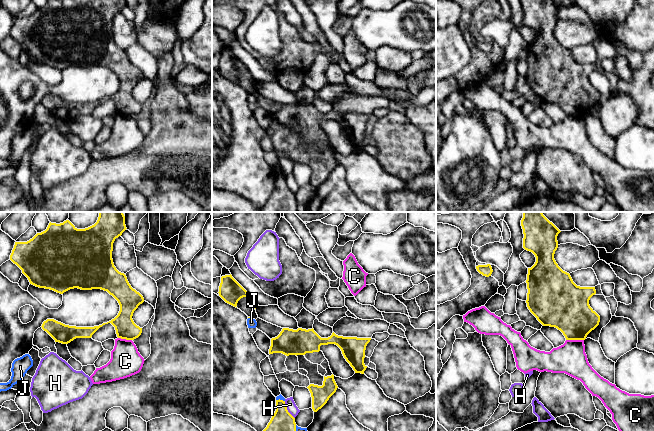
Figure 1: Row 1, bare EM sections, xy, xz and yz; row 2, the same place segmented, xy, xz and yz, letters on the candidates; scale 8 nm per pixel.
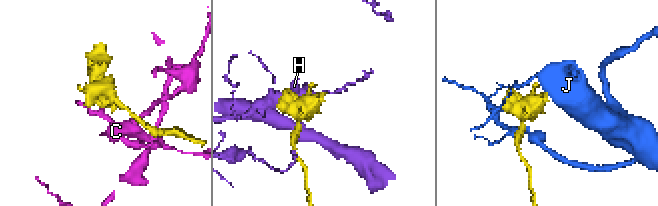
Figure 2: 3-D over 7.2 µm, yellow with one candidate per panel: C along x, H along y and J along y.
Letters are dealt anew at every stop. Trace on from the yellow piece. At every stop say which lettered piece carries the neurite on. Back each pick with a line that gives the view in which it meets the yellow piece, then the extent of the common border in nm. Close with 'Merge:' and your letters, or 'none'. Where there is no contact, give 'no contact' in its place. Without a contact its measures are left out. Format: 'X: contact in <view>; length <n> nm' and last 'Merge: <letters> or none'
Merge: none

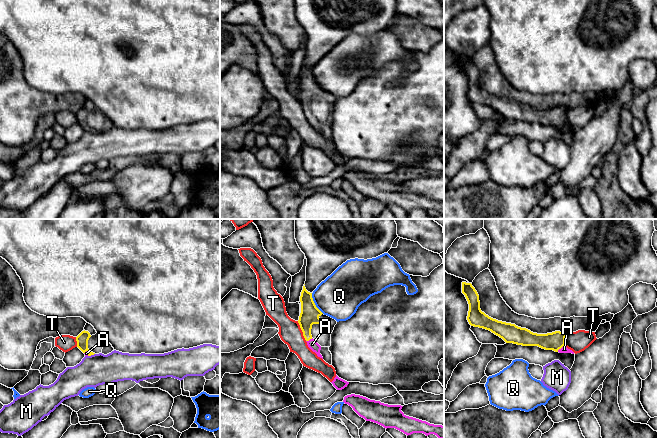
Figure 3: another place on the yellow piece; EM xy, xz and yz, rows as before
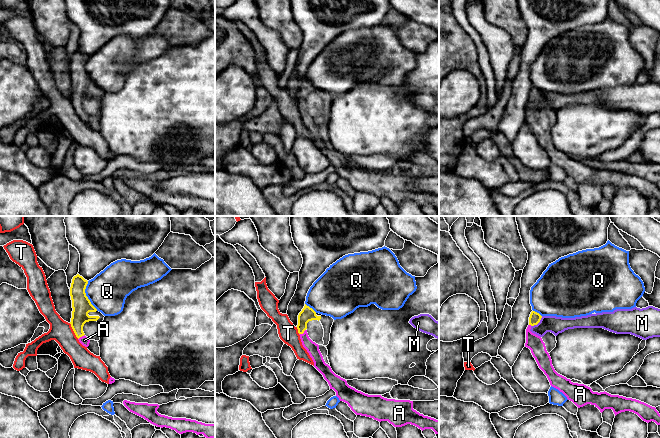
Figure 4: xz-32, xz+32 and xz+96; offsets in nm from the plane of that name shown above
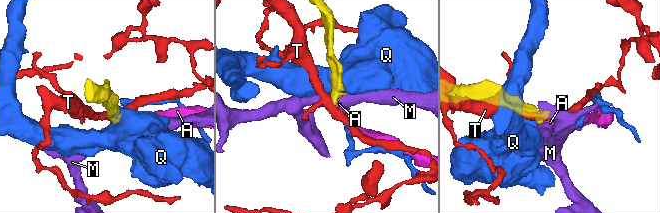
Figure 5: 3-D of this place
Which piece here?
A: contact in yz; length 80 nm
Merge: A

